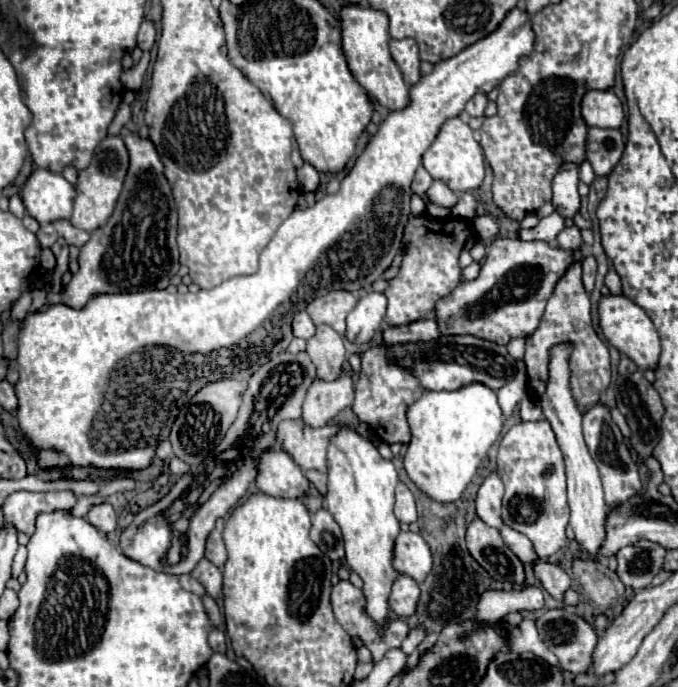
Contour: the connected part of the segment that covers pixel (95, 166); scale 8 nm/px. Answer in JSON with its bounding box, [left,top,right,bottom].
[69,136,129,231]

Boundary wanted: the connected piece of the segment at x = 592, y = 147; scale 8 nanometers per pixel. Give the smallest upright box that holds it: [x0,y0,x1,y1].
[587,128,625,176]

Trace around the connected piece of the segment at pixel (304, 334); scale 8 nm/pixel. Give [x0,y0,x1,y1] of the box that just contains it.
[293,312,315,340]

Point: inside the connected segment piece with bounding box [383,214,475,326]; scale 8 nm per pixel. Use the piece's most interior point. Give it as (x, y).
(430, 270)

